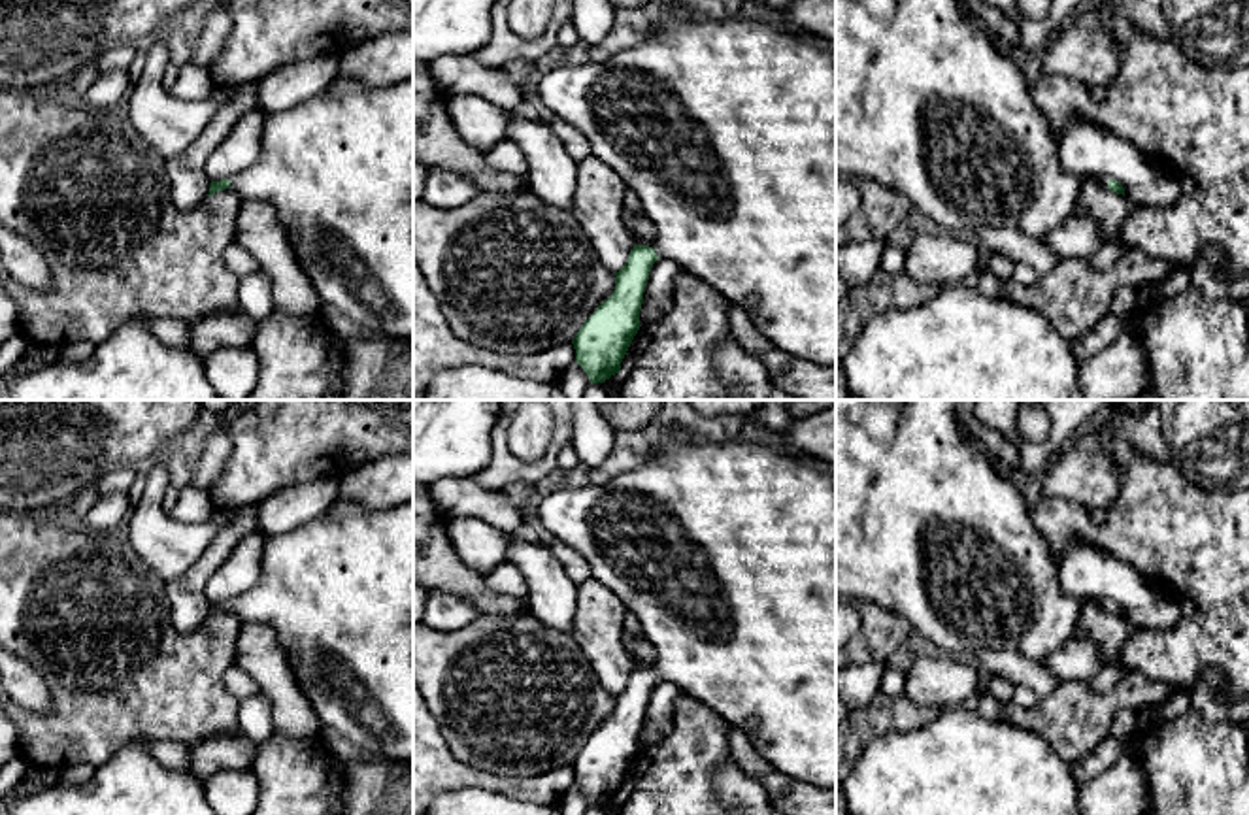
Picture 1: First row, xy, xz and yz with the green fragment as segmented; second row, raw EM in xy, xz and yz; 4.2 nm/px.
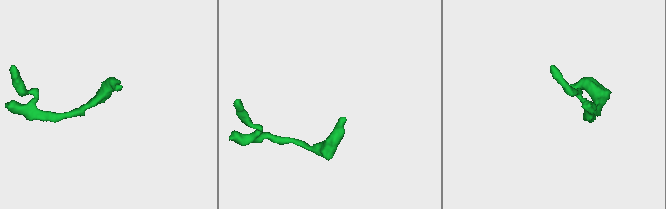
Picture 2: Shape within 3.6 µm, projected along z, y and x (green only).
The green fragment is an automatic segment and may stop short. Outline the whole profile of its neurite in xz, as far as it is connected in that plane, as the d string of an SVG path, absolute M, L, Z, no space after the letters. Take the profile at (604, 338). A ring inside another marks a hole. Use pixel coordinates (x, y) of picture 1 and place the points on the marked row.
M664 8L649 36L626 49L613 53L604 62L587 60L579 66L558 66L545 72L534 94L562 121L575 126L592 145L592 155L619 174L632 189L643 213L655 226L653 245L634 245L626 264L615 274L615 291L583 323L574 338L575 362L591 383L604 383L621 372L621 362L640 330L640 309L651 266L658 258L674 260L681 272L698 277L728 302L741 308L755 328L777 349L792 358L808 360L821 368L836 368L836 53L826 53L804 40L804 34L768 21L681 17Z

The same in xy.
M338 75L311 100L264 115L258 158L230 179L211 181L208 196L225 189L275 208L323 304L366 334L413 340L413 79L370 87Z

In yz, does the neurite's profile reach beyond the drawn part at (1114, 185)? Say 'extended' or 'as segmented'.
extended

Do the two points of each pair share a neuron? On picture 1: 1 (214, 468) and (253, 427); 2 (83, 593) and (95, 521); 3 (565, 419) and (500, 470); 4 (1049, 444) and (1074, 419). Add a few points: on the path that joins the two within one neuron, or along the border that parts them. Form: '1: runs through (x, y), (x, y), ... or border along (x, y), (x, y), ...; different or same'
1: border along (227, 432), (231, 453), (208, 493); different
2: border along (85, 529), (112, 532); different
3: runs through (561, 440), (536, 470), (521, 470); same
4: runs through (1055, 438), (1068, 425); same

